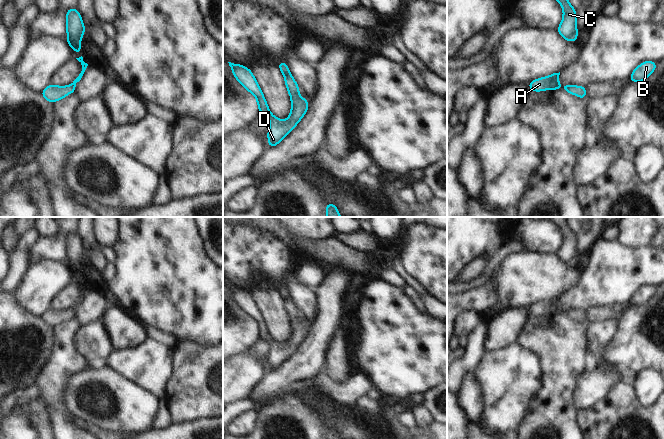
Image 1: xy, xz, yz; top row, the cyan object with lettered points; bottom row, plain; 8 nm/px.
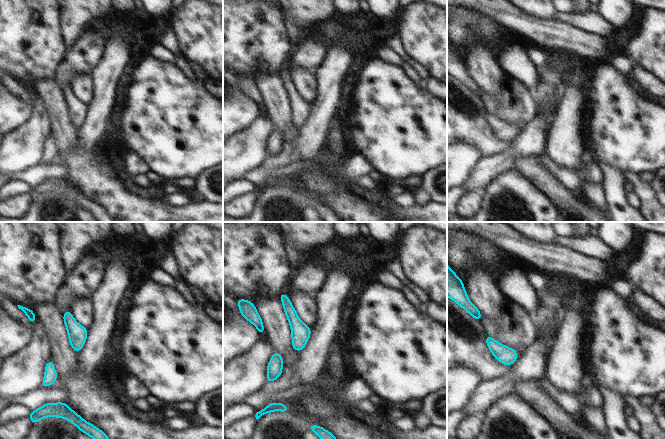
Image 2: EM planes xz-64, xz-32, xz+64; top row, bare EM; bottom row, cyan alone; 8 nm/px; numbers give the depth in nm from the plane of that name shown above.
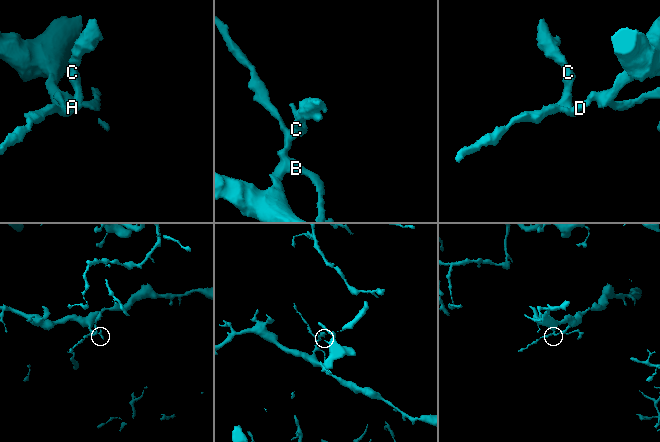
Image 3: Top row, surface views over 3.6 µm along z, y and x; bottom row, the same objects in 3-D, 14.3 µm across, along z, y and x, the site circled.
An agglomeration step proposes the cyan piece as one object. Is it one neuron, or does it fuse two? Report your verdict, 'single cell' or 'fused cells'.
single cell

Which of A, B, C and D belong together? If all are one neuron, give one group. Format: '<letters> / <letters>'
A B C D

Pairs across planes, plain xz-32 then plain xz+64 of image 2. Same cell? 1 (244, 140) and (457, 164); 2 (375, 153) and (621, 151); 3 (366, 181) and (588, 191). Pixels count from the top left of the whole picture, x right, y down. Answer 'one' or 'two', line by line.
1: one
2: one
3: one

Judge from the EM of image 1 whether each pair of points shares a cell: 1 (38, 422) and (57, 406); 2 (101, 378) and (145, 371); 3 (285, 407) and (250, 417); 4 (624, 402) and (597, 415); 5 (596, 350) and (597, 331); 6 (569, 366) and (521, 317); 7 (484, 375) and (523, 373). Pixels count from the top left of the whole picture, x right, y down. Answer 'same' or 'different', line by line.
1: different
2: different
3: different
4: same
5: same
6: different
7: same

